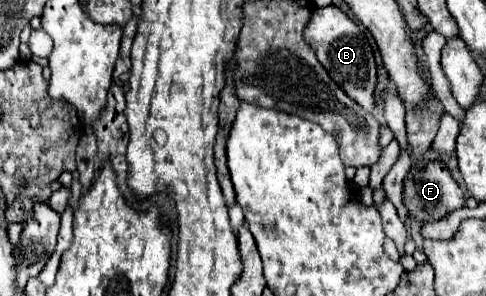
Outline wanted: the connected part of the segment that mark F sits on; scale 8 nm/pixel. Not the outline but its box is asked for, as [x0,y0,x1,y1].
[402,161,466,223]

